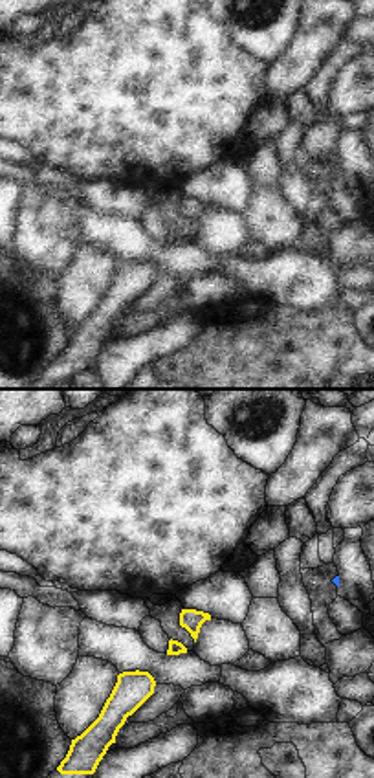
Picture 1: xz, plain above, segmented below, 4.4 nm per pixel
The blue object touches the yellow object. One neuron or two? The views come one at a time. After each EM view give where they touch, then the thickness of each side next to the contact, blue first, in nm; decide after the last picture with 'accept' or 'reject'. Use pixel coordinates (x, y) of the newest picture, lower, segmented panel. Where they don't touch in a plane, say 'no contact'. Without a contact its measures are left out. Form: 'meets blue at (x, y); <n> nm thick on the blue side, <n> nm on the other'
no contact

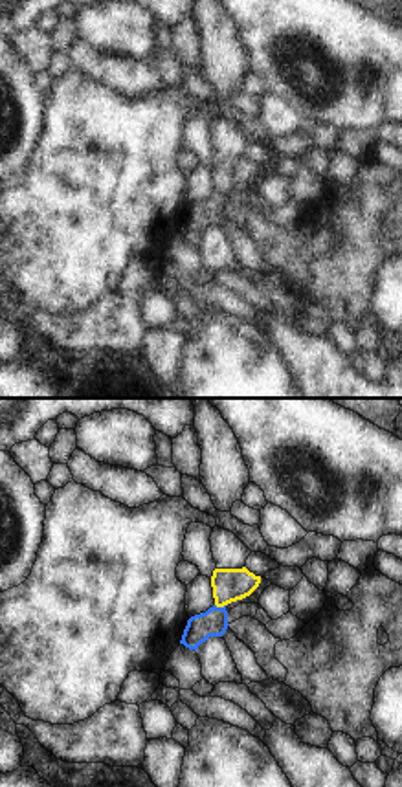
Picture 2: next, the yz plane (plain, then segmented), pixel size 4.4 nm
meets blue at (221, 608); 120 nm thick on the blue side, 140 nm on the other

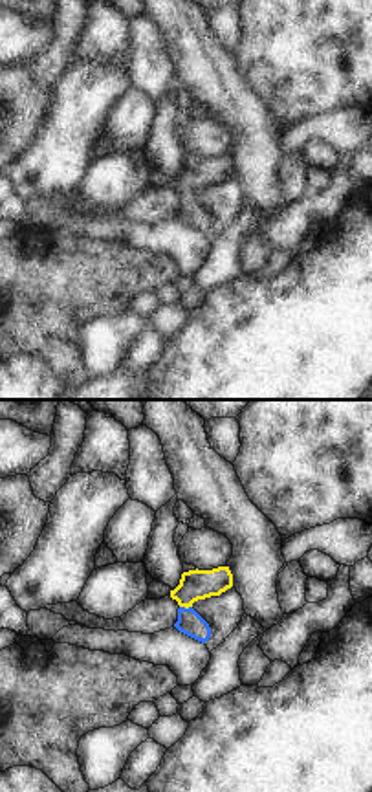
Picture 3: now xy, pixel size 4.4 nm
meets blue at (184, 607); 110 nm thick on the blue side, 130 nm on the other

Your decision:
accept

